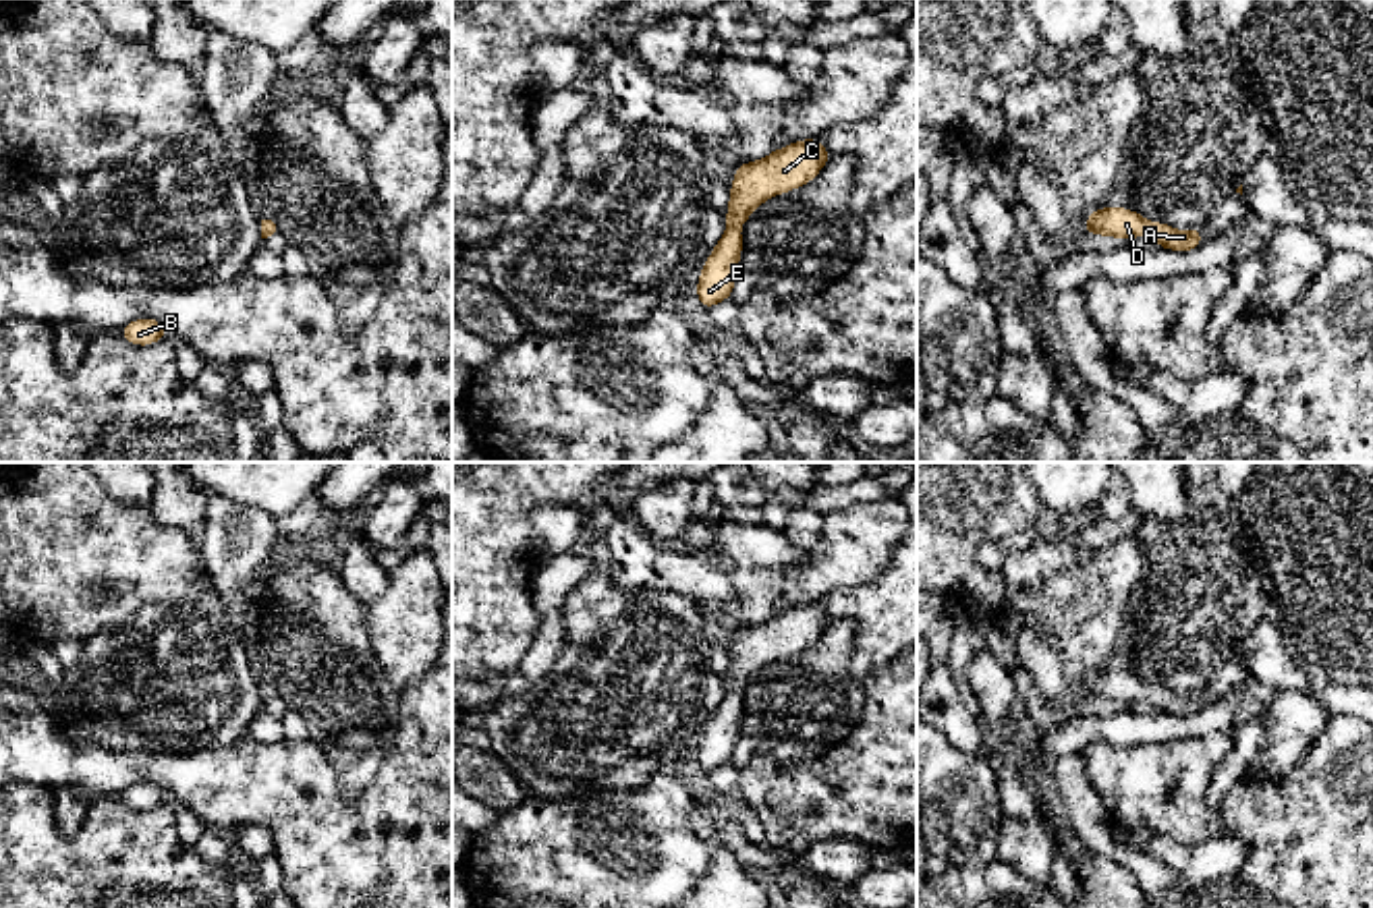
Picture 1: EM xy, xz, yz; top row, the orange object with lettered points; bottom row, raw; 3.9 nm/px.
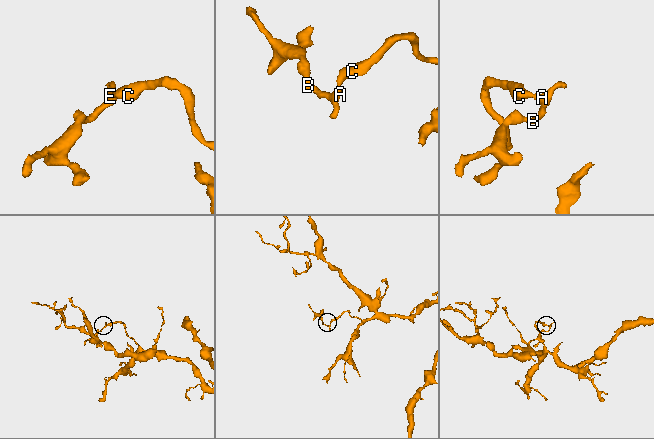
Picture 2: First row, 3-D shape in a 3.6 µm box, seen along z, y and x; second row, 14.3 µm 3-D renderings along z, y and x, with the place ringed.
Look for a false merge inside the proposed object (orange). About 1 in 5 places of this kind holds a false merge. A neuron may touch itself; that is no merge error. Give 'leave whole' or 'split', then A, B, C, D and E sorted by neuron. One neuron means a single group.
leave whole | A B C D E

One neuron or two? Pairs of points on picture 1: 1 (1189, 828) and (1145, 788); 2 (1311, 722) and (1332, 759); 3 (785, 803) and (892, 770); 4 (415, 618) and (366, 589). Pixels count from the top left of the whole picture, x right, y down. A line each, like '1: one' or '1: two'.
1: one
2: two
3: one
4: two

